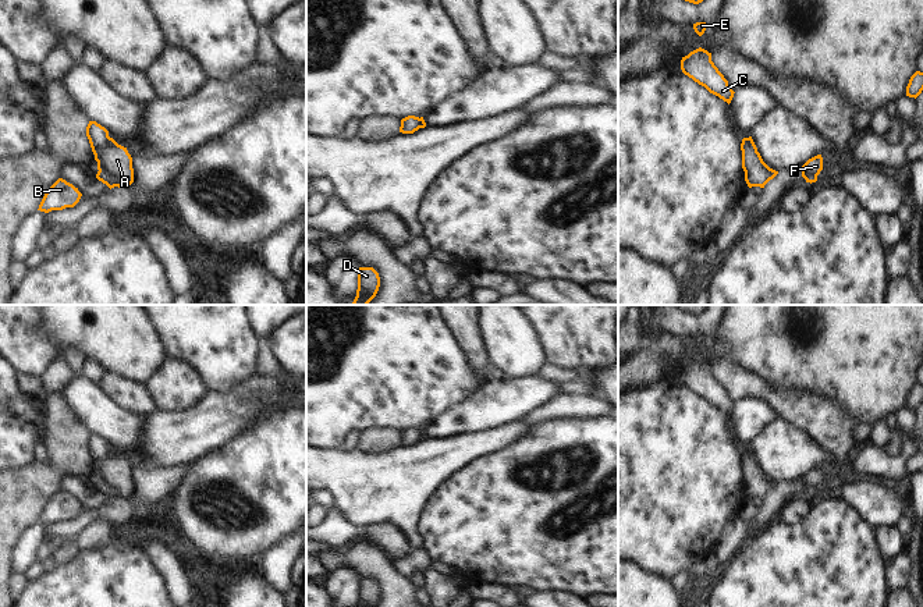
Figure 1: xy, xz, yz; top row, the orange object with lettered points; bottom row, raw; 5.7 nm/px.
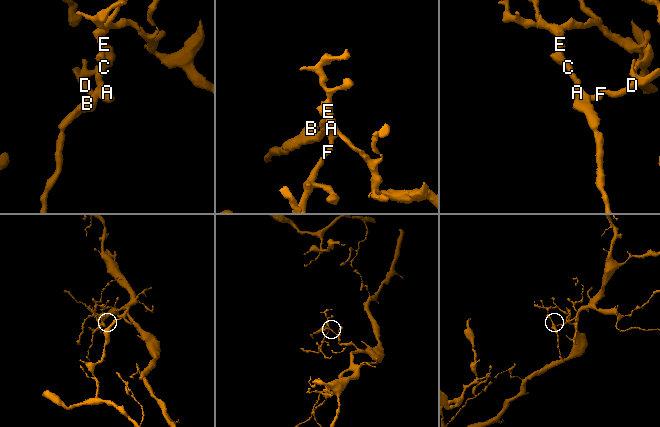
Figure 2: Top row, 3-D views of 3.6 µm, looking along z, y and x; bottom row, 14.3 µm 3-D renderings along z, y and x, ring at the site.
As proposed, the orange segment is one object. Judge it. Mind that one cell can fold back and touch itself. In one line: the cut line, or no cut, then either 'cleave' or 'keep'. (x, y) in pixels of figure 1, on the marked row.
cut in xy along (109, 137), (95, 155); cleave

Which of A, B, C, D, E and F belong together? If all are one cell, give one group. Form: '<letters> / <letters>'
A D F / B C E

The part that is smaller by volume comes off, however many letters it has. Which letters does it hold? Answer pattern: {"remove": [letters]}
{"remove": ["A", "D", "F"]}

